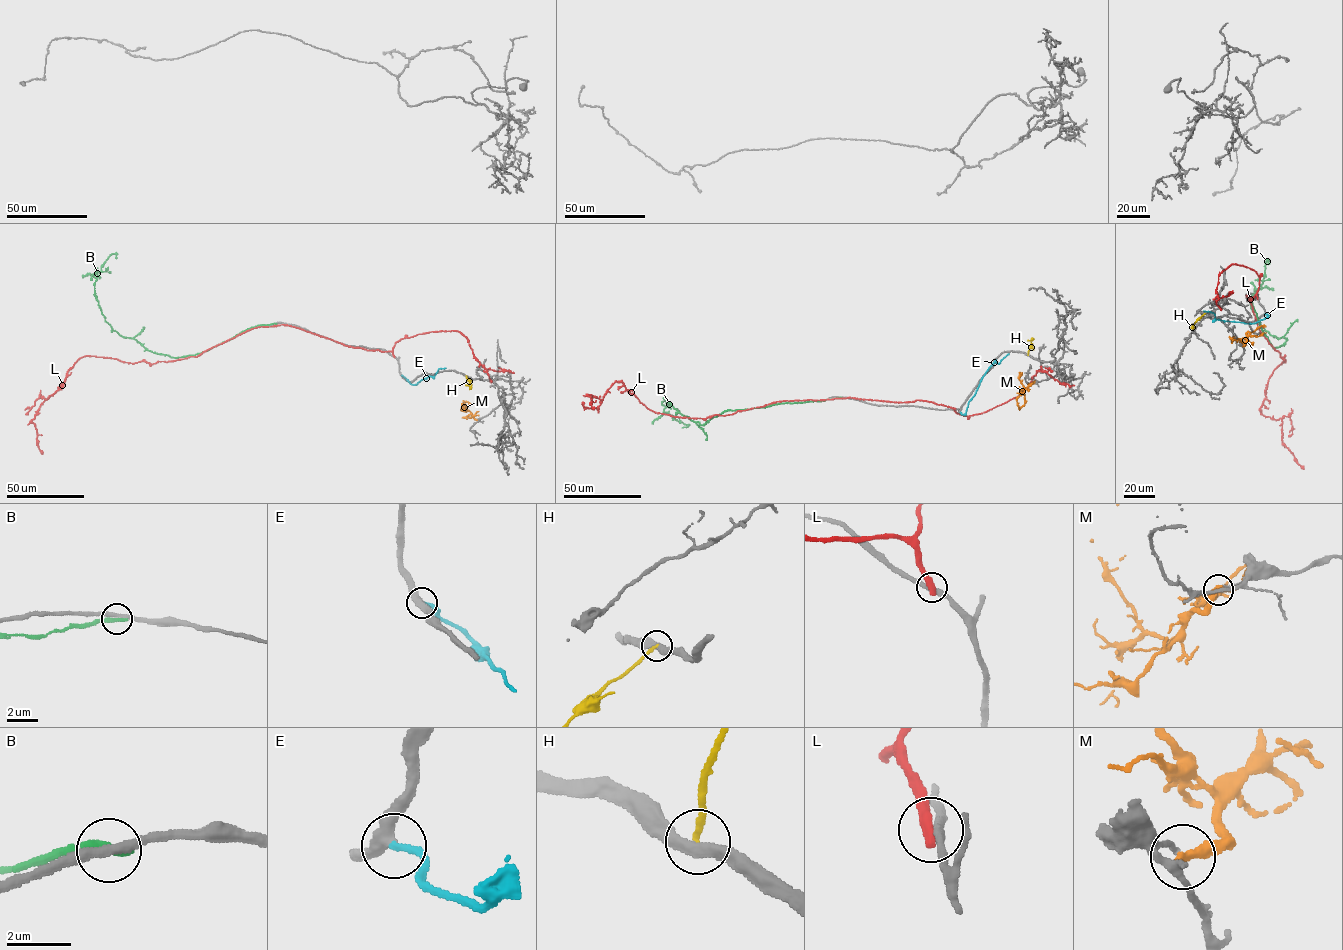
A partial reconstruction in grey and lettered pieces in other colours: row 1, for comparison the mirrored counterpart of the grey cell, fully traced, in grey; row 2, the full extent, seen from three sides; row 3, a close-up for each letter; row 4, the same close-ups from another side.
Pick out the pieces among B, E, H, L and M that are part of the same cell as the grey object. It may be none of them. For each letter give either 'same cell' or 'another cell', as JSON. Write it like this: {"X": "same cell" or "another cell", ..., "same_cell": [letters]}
{"B": "another cell", "E": "same cell", "H": "another cell", "L": "another cell", "M": "another cell", "same_cell": ["E"]}

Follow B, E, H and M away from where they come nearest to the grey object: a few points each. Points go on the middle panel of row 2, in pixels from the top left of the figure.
B: (840, 397), (723, 411), (701, 425), (684, 416), (664, 397), (667, 405), (664, 411), (687, 425), (682, 427)
E: (960, 412), (964, 415), (985, 372), (1008, 353)
H: (1028, 355), (1030, 341), (1034, 339)
M: (1031, 383), (1022, 390), (1025, 403), (1018, 409)

